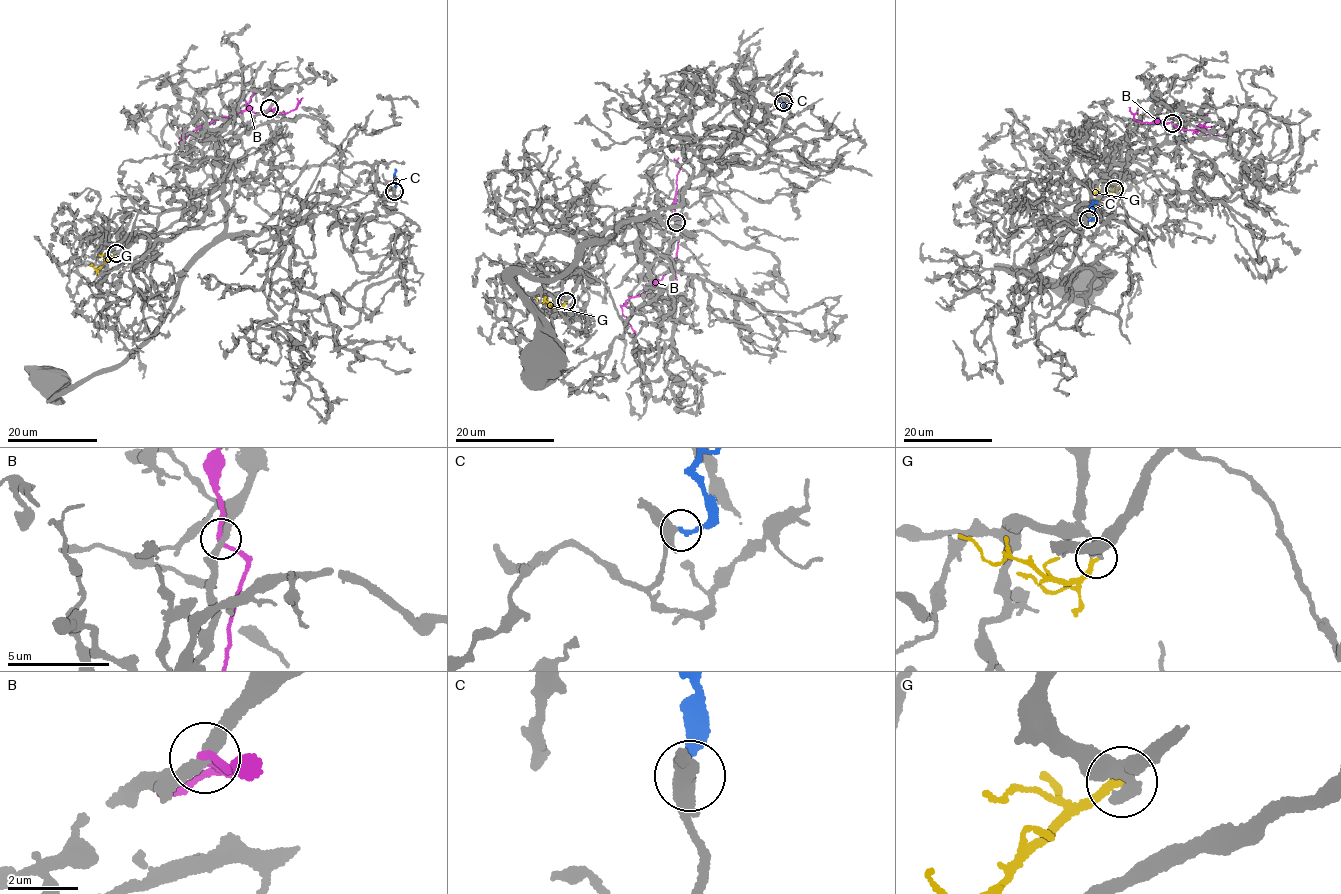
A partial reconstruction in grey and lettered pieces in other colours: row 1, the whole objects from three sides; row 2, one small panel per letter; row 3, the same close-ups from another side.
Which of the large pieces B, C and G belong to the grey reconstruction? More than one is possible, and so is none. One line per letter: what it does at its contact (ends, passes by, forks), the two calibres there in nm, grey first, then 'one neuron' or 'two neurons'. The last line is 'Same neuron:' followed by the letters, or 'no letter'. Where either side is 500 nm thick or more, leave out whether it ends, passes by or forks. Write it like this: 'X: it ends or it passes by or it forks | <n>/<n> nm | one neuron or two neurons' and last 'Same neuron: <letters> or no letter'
B: it passes by | 320/180 nm | two neurons
C: it ends | 420/200 nm | one neuron
G: it ends | 380/220 nm | two neurons
Same neuron: C

